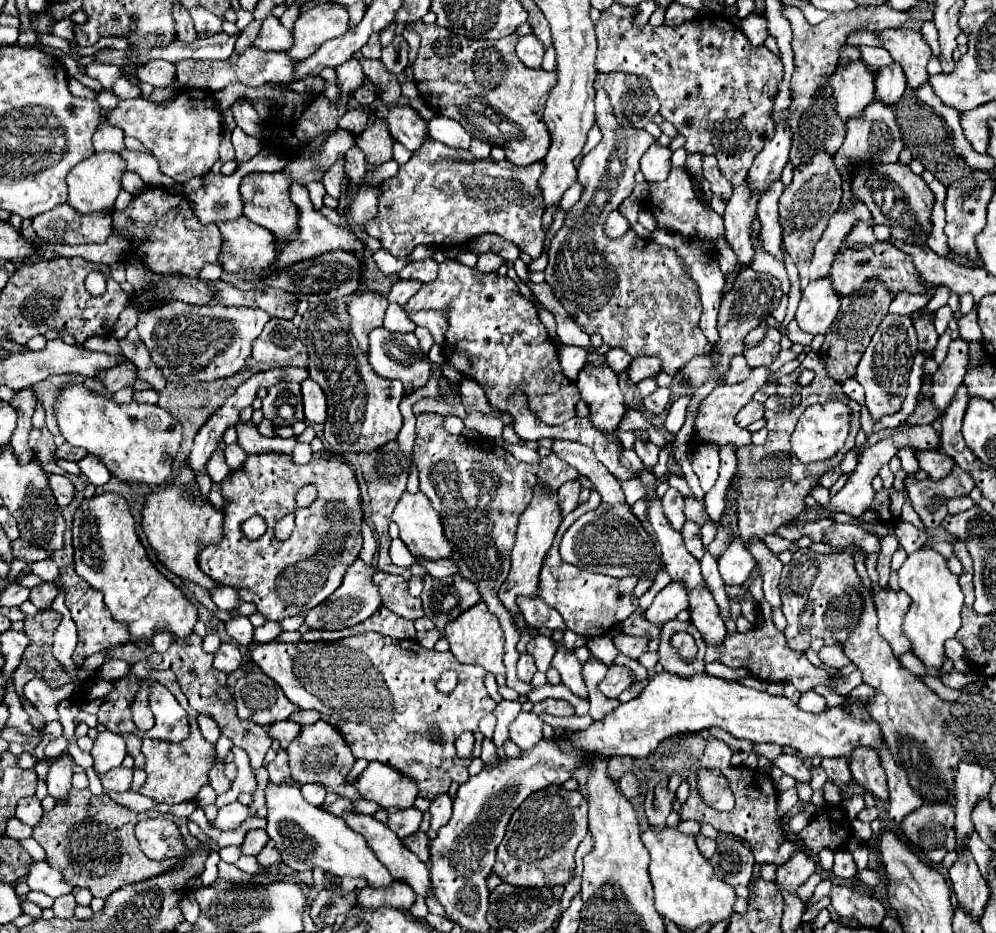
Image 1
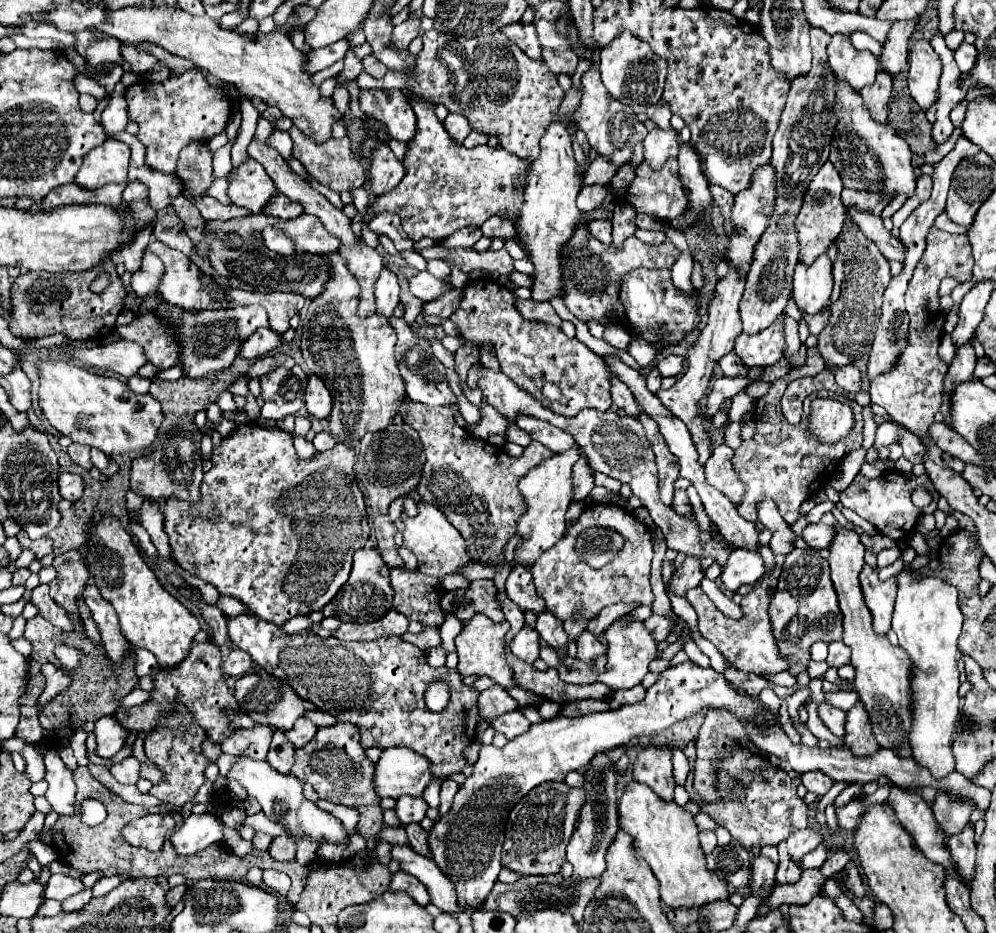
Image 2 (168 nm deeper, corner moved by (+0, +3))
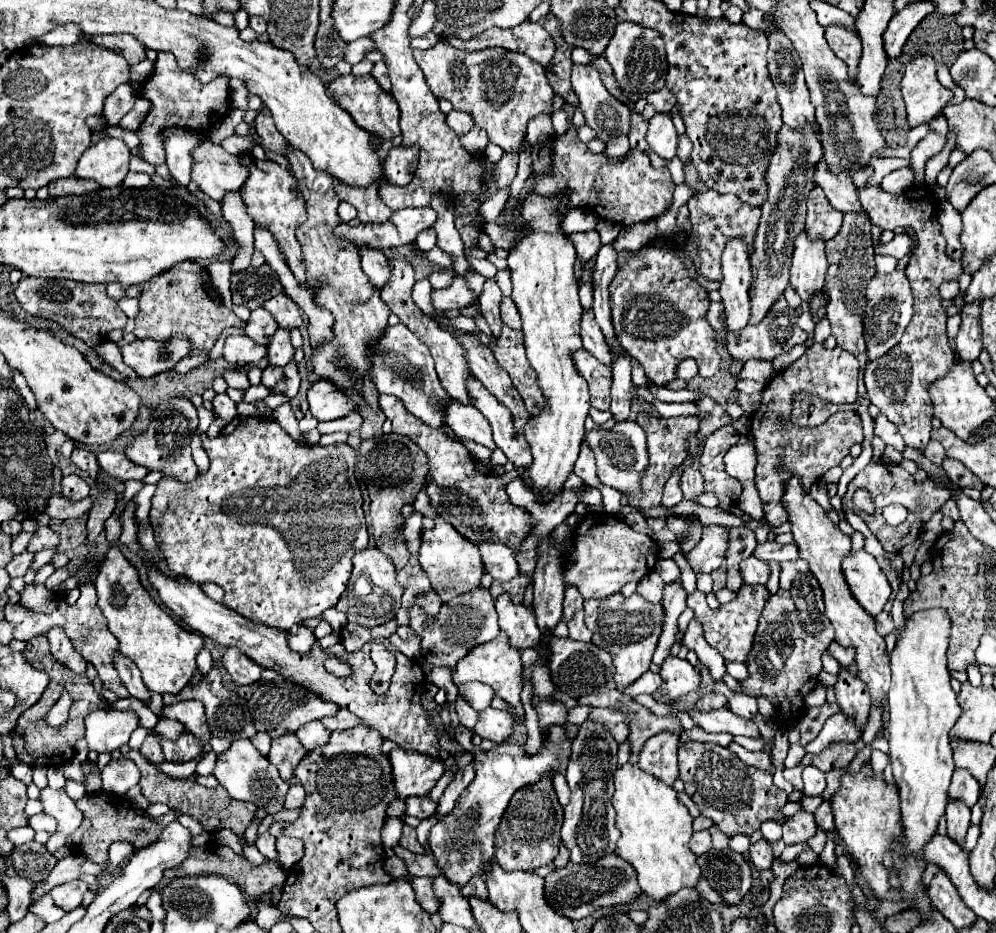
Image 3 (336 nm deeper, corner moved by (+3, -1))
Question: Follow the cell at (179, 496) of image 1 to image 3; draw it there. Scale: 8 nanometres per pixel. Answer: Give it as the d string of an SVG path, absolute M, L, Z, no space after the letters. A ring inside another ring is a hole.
M182 396L168 398L160 402L156 410L152 410L152 422L142 434L134 436L134 440L126 448L126 456L134 464L146 466L148 470L164 472L164 476L176 476L178 480L194 480L198 476L198 468L192 460L190 438L196 426L198 426L198 418L192 402Z

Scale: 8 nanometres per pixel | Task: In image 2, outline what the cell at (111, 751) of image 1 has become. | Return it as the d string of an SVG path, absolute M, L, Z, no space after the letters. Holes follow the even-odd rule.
M103 716L99 718L99 722L95 722L95 736L97 736L95 750L97 756L111 758L125 746L129 732L113 716Z

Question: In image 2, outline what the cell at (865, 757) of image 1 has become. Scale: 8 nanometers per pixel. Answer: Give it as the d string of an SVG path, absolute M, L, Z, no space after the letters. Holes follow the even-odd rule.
M855 704L851 712L847 712L847 724L845 724L845 748L853 752L855 756L871 756L879 750L879 744L875 742L875 736L871 732L869 716L863 708L863 704Z

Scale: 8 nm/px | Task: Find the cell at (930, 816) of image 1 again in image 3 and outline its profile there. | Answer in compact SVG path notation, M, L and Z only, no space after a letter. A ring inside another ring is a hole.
M954 770L948 796L964 800L968 806L974 806L980 798L980 784L968 770Z

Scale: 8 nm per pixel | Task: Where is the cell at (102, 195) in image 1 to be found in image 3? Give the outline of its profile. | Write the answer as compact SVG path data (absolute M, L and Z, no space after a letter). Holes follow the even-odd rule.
M100 138L98 144L90 146L78 160L76 176L96 180L102 188L122 184L128 174L130 148L120 138Z

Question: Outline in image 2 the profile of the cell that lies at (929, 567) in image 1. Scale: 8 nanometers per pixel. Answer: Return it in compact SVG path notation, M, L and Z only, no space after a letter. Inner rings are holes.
M903 566L901 572L895 574L897 580L897 602L893 610L893 630L899 636L899 646L909 654L911 662L915 664L911 688L913 688L913 728L909 734L909 742L913 748L913 758L931 770L935 778L947 776L955 768L955 760L951 754L953 734L955 734L955 720L959 716L959 672L957 672L957 640L963 626L963 614L957 604L957 588L947 584L941 578L933 576L919 576L915 578L915 570L911 566Z

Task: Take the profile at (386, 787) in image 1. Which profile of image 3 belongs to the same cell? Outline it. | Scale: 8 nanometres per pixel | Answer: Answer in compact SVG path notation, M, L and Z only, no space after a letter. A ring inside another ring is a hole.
M394 748L390 752L390 762L400 798L426 796L444 774L444 762L440 758L416 750Z

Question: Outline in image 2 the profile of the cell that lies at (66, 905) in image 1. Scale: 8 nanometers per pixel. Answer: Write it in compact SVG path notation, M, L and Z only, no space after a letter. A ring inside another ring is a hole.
M45 900L41 906L39 906L39 910L37 910L37 914L39 916L55 916L55 914L59 914L63 908L61 908L61 902L57 902L57 900Z

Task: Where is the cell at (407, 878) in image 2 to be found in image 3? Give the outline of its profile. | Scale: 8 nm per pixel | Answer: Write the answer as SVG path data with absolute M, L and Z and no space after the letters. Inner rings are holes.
M414 878L414 892L416 892L416 896L418 896L420 906L422 906L426 912L430 912L430 914L438 912L440 900L438 900L436 894L434 894L432 878Z

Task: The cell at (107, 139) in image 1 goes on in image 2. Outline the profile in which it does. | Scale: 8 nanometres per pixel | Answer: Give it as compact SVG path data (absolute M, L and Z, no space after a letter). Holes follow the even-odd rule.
M119 82L115 86L115 92L113 92L113 98L109 102L109 106L103 110L101 114L101 126L105 130L107 136L115 136L119 132L125 132L127 128L127 122L129 122L129 116L127 116L127 104L123 100L123 92L125 92L125 86Z

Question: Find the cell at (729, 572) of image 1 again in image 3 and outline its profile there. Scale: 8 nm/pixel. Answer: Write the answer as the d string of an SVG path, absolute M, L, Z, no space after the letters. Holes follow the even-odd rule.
M750 556L744 564L740 564L740 574L746 584L766 584L770 578L770 566L756 560L756 556Z

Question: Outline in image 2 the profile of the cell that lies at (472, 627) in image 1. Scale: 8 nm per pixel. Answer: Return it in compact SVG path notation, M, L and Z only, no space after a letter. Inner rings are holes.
M477 612L469 622L463 624L461 634L455 638L455 646L457 646L457 654L459 654L459 672L469 676L469 674L479 674L479 676L489 676L493 678L499 686L503 688L511 688L515 686L513 682L513 672L505 660L505 650L503 650L503 636L509 632L509 624L503 622L493 622L491 618L487 618L485 614Z

